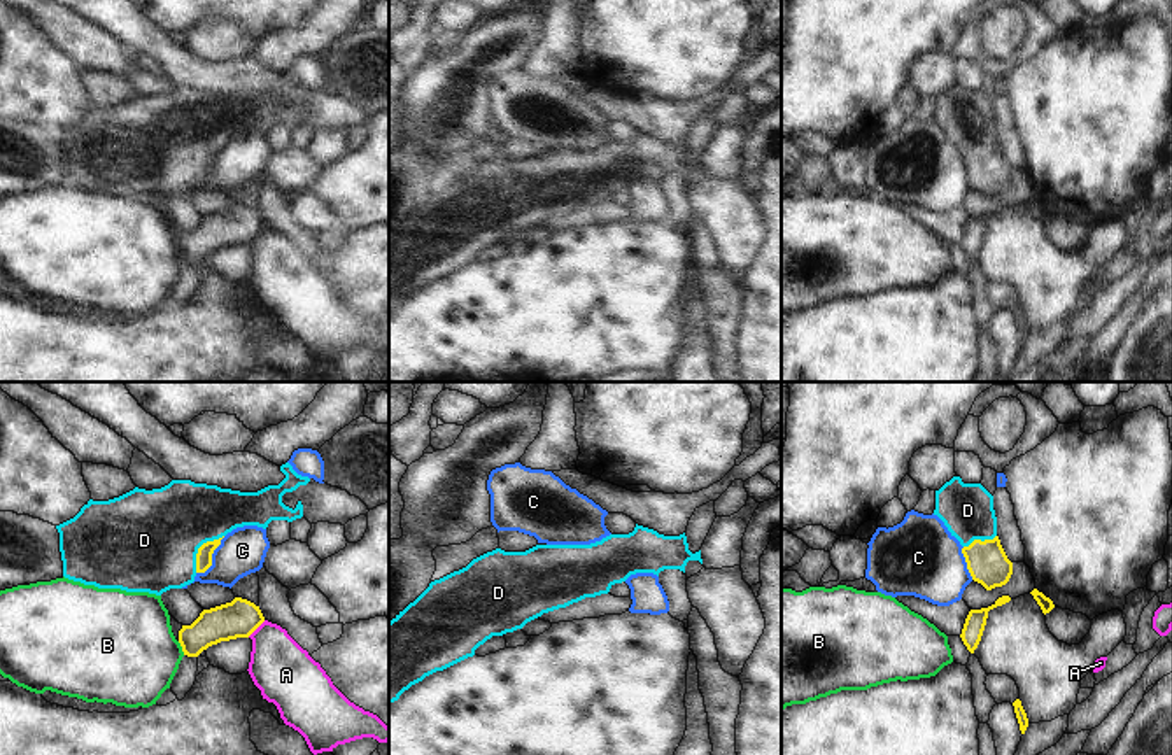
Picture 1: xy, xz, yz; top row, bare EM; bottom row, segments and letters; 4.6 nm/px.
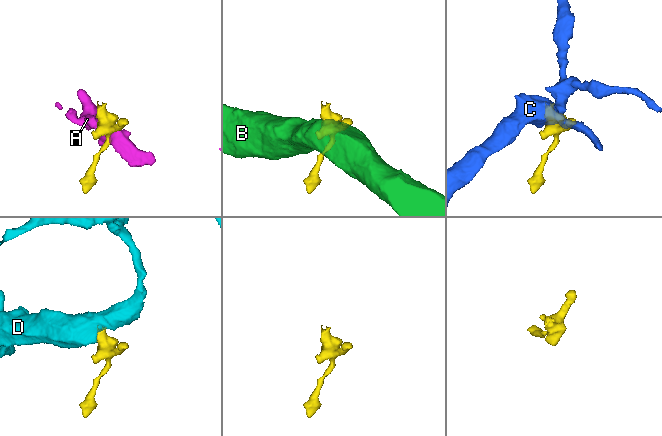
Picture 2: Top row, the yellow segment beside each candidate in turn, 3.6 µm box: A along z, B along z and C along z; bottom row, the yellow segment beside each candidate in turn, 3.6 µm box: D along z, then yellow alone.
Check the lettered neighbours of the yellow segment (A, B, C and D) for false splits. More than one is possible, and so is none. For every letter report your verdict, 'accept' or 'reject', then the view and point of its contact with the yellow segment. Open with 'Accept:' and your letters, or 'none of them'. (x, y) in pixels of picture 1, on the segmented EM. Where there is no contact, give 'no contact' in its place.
Accept: D
A: reject | xy (256, 627)
B: reject | xy (183, 649)
C: reject | xy (211, 557)
D: accept | xy (198, 549)

